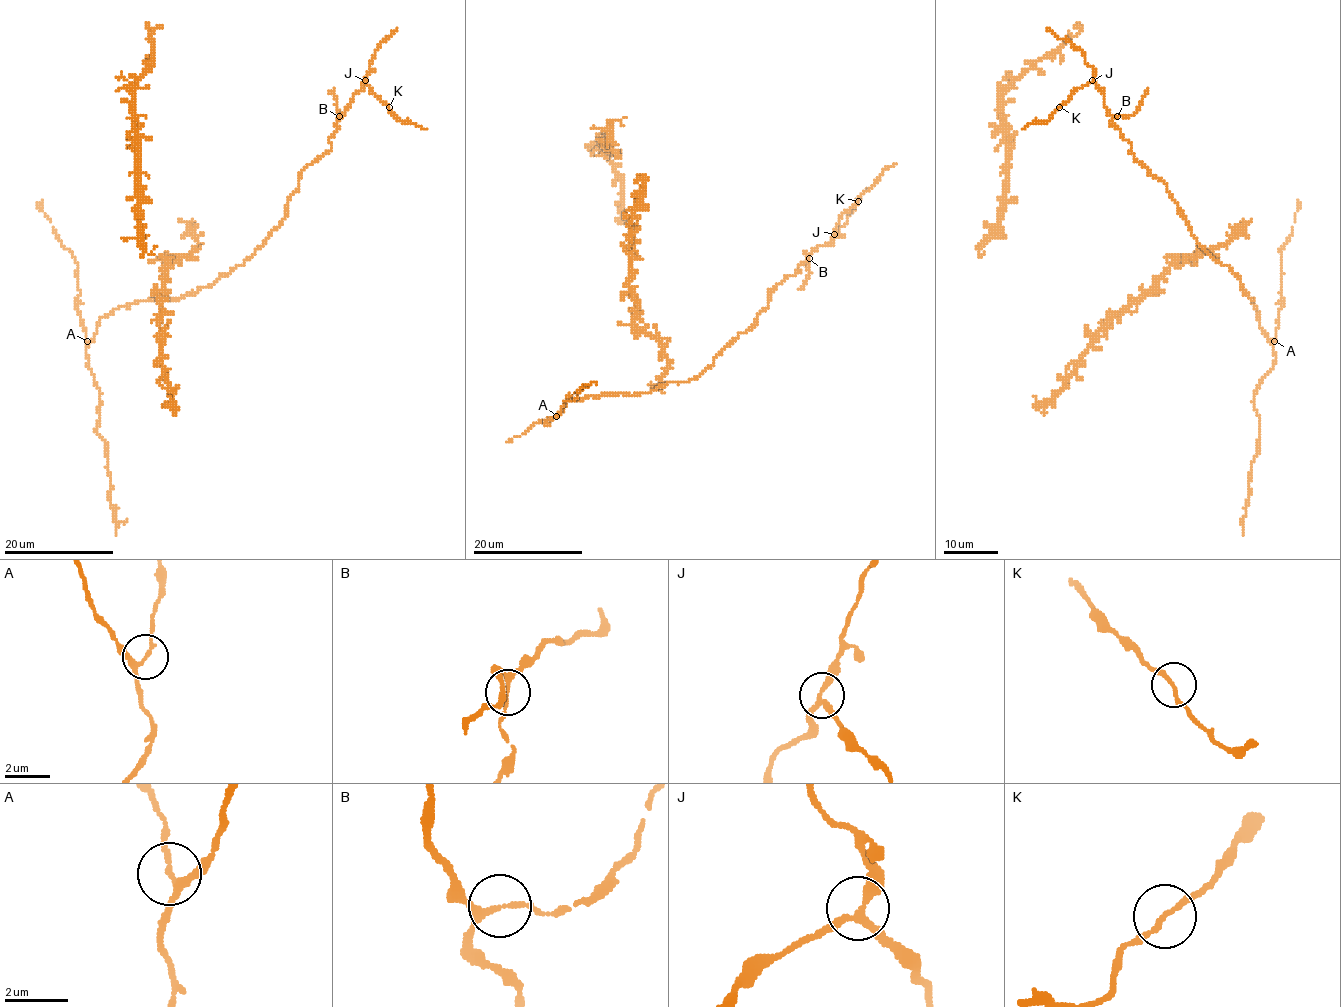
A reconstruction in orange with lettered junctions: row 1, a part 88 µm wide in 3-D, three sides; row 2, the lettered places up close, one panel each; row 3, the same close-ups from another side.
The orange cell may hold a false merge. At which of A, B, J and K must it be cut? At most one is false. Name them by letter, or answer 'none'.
none

